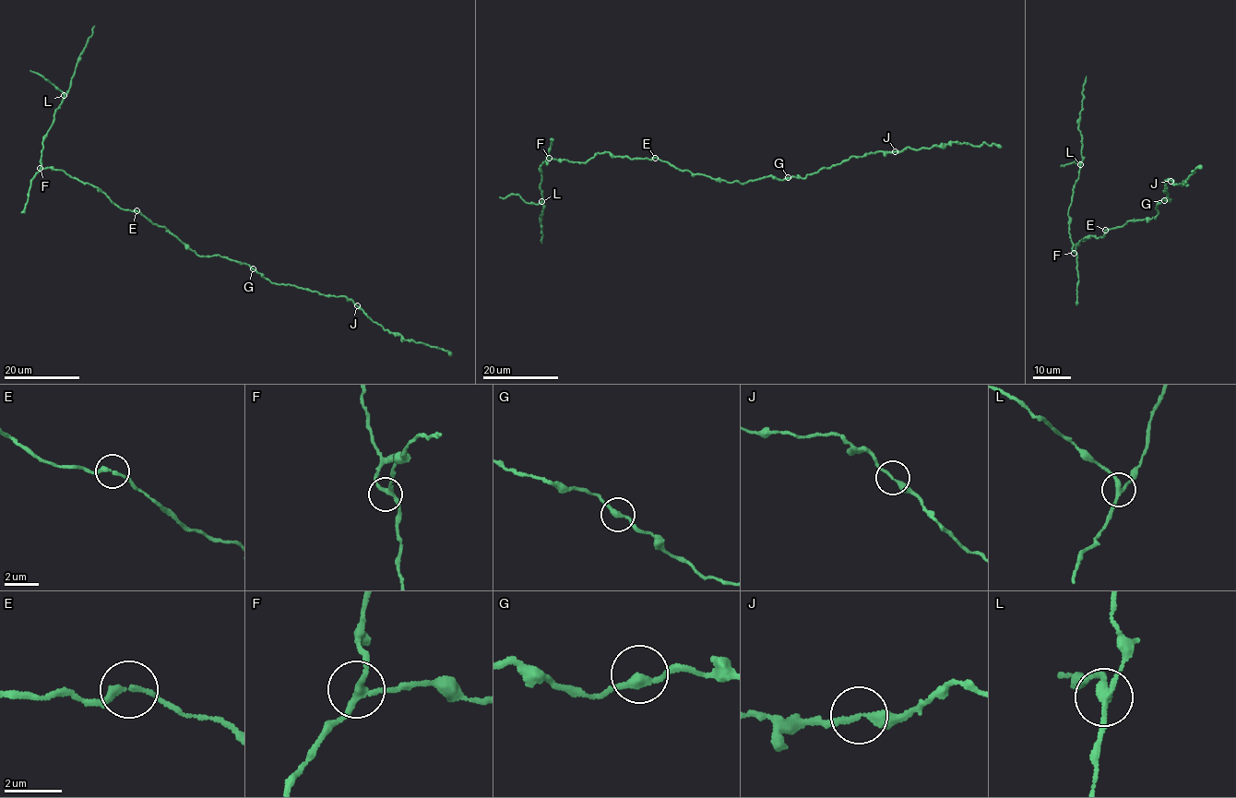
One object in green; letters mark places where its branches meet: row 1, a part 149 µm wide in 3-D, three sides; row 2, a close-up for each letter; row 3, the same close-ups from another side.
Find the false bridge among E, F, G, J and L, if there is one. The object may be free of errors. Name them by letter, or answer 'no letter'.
L

